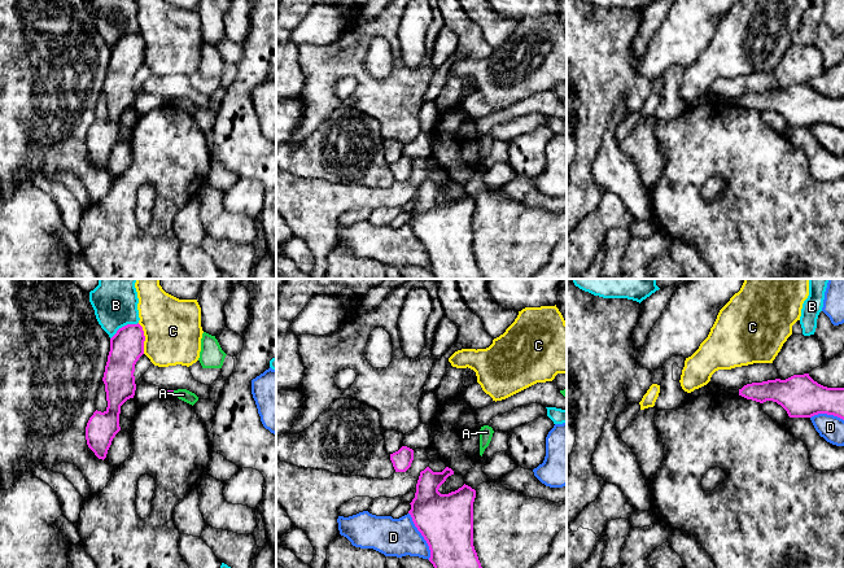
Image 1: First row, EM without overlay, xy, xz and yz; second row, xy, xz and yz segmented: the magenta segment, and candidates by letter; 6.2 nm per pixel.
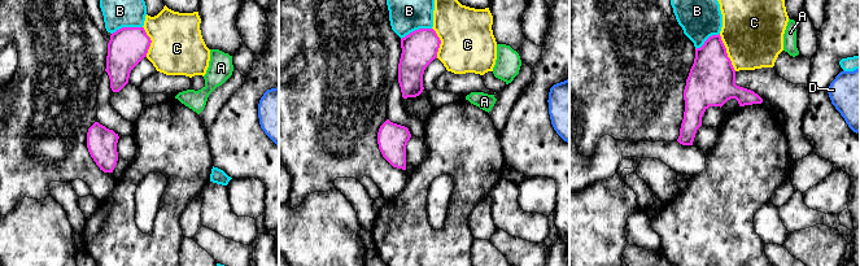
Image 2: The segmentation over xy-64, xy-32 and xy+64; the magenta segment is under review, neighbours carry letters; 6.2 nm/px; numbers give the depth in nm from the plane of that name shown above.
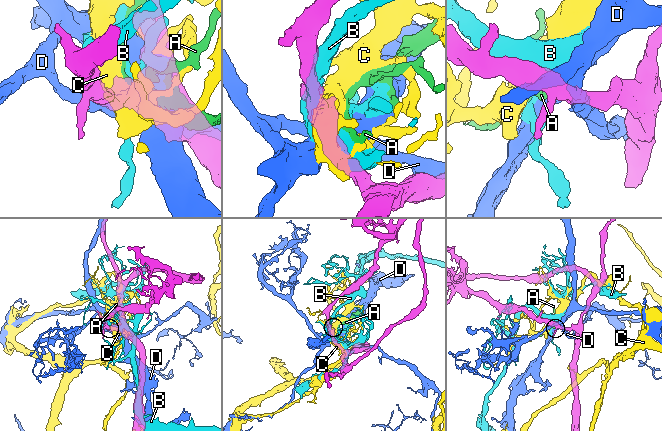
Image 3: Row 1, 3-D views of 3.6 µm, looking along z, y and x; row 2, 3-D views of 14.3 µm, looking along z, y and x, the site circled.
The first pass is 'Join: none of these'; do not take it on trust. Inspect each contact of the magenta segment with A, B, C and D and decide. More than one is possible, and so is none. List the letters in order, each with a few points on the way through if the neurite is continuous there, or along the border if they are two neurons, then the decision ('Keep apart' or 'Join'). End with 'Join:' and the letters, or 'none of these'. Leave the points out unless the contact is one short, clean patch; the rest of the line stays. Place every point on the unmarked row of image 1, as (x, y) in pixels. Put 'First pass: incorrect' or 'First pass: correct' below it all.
A: Boundary: xy (173, 100), (174, 104). Keep apart
B: Keep apart
C: Keep apart
D: Keep apart
Join: none of these
First pass: correct

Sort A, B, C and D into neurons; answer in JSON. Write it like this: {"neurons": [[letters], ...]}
{"neurons": [["A"], ["B"], ["C"], ["D"]]}

